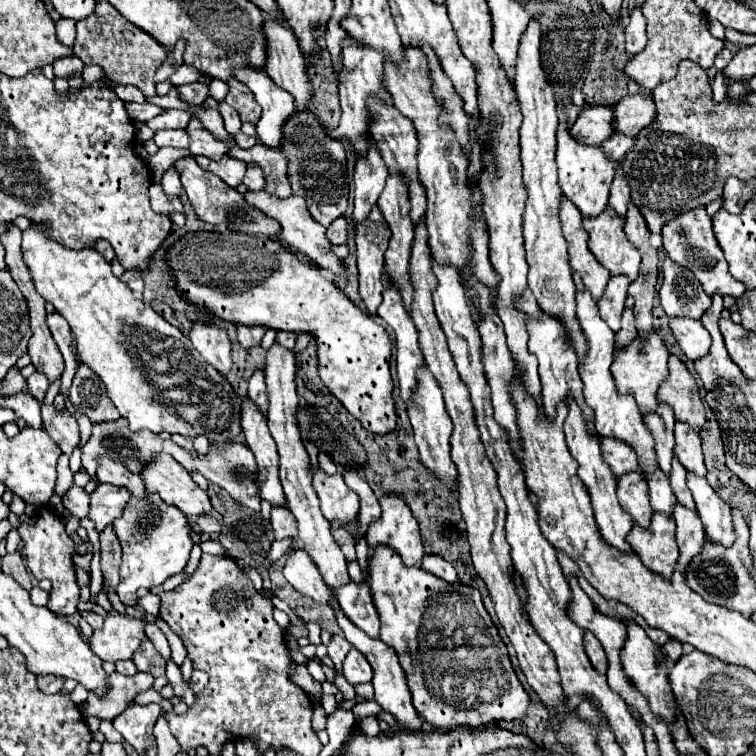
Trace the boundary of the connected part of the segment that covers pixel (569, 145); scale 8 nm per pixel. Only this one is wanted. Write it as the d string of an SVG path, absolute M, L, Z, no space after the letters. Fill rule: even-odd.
M563 104L557 106L559 112L559 128L557 128L557 168L559 168L559 186L563 194L579 208L579 212L587 218L599 216L607 208L609 188L615 176L615 164L605 158L601 148L597 146L581 146L569 136L569 126L565 124L567 116L563 112Z

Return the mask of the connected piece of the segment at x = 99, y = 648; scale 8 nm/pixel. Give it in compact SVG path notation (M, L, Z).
M109 616L101 630L95 630L89 646L101 658L109 662L133 658L133 652L145 636L145 622L133 616Z

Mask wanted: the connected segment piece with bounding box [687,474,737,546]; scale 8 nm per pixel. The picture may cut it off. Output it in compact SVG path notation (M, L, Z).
M687 474L687 486L693 492L693 500L697 504L697 514L703 522L703 530L709 542L717 542L721 546L731 546L733 538L733 518L731 508L717 496L717 492L707 484L705 478L695 474Z

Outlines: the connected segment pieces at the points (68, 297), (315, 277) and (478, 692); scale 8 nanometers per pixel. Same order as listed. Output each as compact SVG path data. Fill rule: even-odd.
M31 224L23 232L21 250L35 290L69 322L79 360L103 380L109 398L117 406L119 414L129 420L131 430L151 430L157 434L165 430L169 434L179 432L185 436L207 434L209 442L235 442L241 432L241 394L247 392L245 382L241 382L235 392L231 384L217 374L217 370L199 358L199 352L193 350L193 344L179 328L165 322L153 308L135 298L131 288L113 274L111 262L107 262L95 248L87 246L81 250L69 250L49 238L49 224ZM143 332L149 334L151 340L147 340Z
M187 232L167 248L169 266L175 278L177 292L185 302L205 310L213 318L233 324L267 326L275 330L313 332L319 352L319 376L339 402L355 414L363 428L375 434L387 434L395 428L395 402L391 398L393 380L389 372L391 340L381 324L361 312L331 280L321 278L319 270L295 258L293 250L267 236L249 236L239 232Z
M387 546L373 550L369 556L365 582L371 588L373 604L381 618L379 638L387 646L393 646L393 650L399 654L399 662L407 674L407 684L413 694L413 706L427 724L431 724L435 730L453 730L459 726L485 728L497 724L499 720L511 722L527 716L531 704L529 694L513 670L507 646L487 614L477 588L459 582L441 582L441 578L417 566L405 568L395 550L389 550Z

